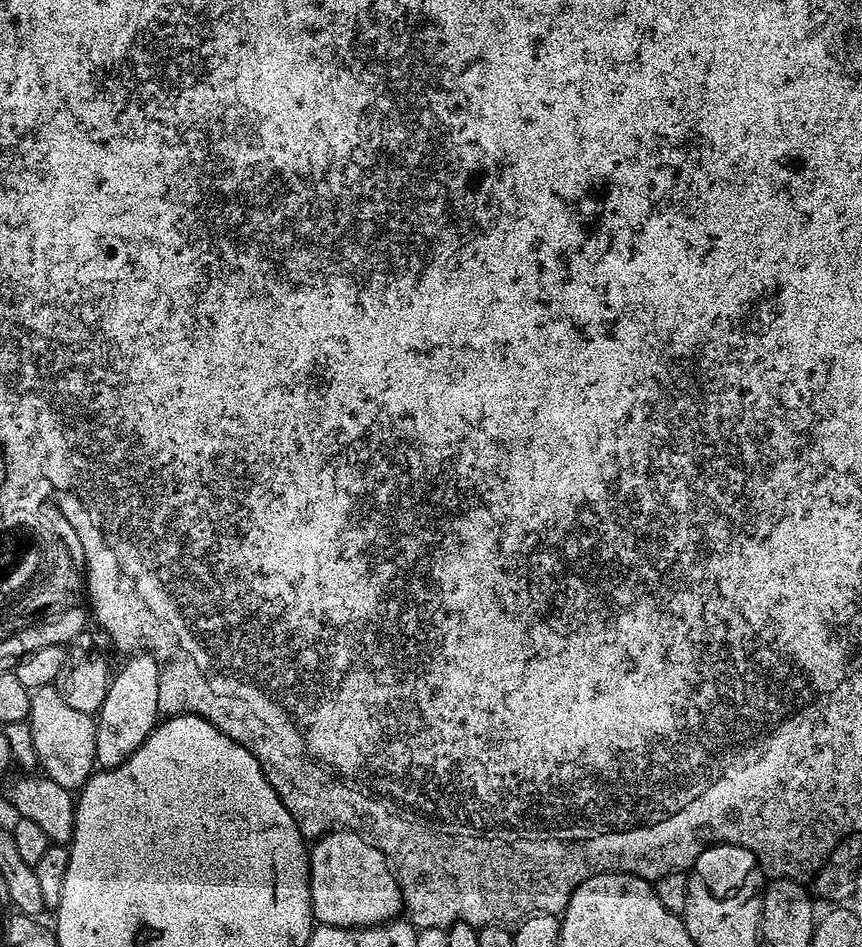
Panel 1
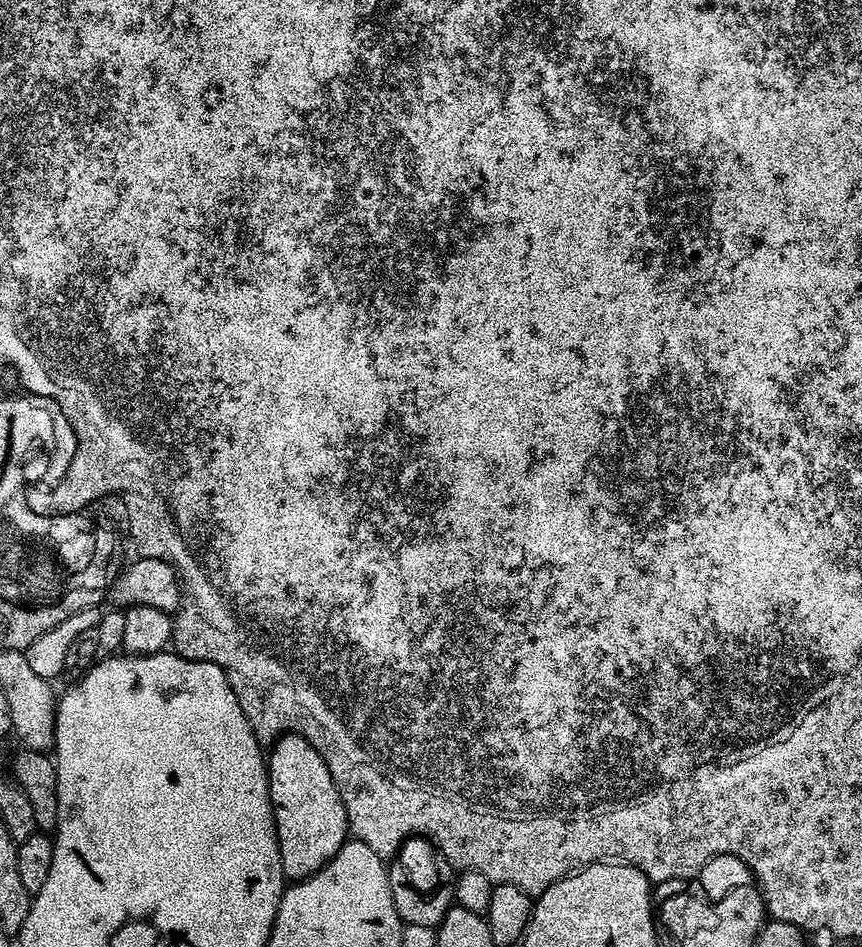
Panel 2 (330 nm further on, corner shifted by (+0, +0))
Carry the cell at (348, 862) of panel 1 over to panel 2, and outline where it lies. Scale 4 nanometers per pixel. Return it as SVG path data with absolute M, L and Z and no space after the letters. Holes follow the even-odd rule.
M285 734L270 751L266 756L268 797L276 817L282 870L289 881L304 880L324 868L349 839L348 815L322 754L306 738Z

